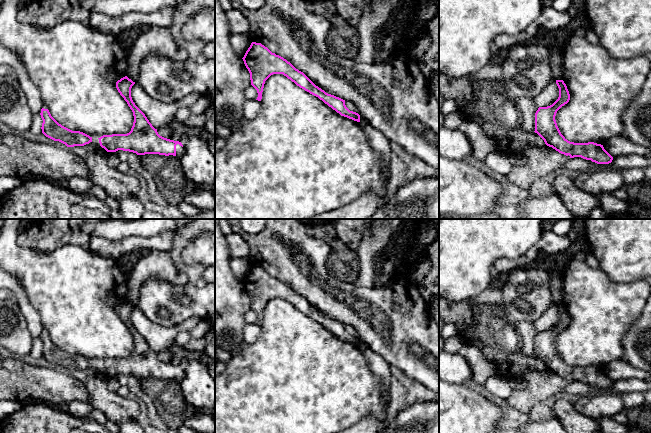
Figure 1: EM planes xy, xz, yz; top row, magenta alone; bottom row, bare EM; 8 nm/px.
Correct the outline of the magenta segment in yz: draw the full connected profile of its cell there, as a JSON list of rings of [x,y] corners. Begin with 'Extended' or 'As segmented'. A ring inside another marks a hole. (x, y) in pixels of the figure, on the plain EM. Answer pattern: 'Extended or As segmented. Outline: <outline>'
As segmented. Outline: [[[556,304],[559,312],[558,323],[550,330],[539,331],[535,337],[535,357],[537,357],[549,371],[570,382],[581,381],[597,388],[609,388],[613,381],[604,373],[603,369],[594,366],[574,367],[568,365],[560,356],[555,340],[557,335],[567,328],[570,318],[563,304]]]

